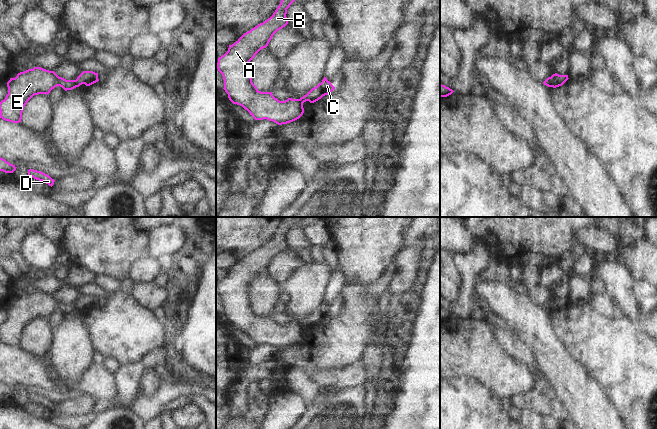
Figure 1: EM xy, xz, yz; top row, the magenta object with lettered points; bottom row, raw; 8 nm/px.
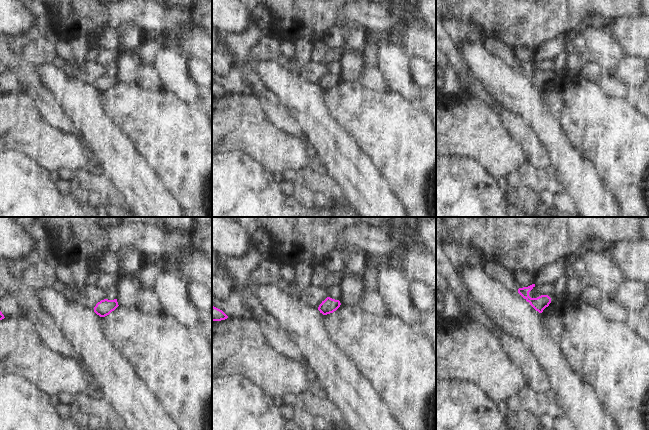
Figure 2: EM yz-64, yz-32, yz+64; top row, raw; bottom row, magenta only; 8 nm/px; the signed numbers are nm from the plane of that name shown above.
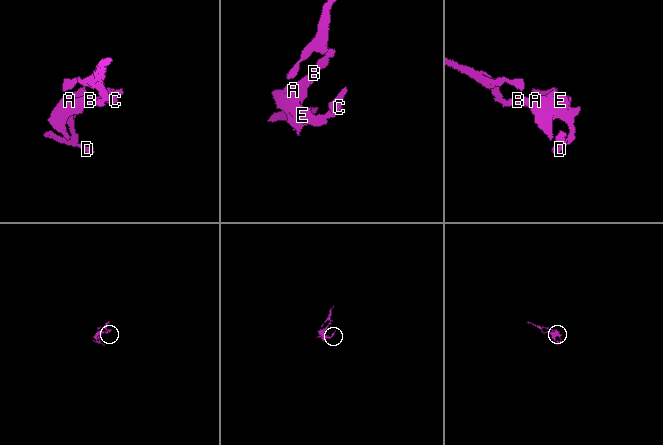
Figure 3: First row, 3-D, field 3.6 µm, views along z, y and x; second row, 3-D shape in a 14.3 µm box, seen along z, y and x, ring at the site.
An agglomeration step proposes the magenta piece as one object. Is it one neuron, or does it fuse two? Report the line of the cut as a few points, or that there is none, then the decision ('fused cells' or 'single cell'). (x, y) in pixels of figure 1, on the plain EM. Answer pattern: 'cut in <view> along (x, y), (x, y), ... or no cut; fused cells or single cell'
cut in xy along (75, 304), (78, 310); fused cells

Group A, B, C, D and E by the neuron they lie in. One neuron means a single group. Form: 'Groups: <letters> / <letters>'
Groups: A B D E / C.

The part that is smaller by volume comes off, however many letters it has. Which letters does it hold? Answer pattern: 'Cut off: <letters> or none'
Cut off: C

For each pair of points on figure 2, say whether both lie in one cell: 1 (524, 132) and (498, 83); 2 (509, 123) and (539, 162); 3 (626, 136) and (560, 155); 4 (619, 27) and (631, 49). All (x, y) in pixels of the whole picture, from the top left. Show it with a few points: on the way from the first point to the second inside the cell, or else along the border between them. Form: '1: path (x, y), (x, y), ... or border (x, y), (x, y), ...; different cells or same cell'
1: border (507, 108), (517, 114), (531, 129); different cells
2: path (519, 132), (530, 143), (535, 152); same cell
3: border (564, 132), (581, 152), (592, 161), (595, 167); different cells
4: path (624, 32), (631, 39), (631, 44); same cell

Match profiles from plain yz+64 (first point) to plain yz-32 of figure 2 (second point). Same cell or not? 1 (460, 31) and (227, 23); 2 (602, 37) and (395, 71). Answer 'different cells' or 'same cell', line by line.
1: different cells
2: same cell

